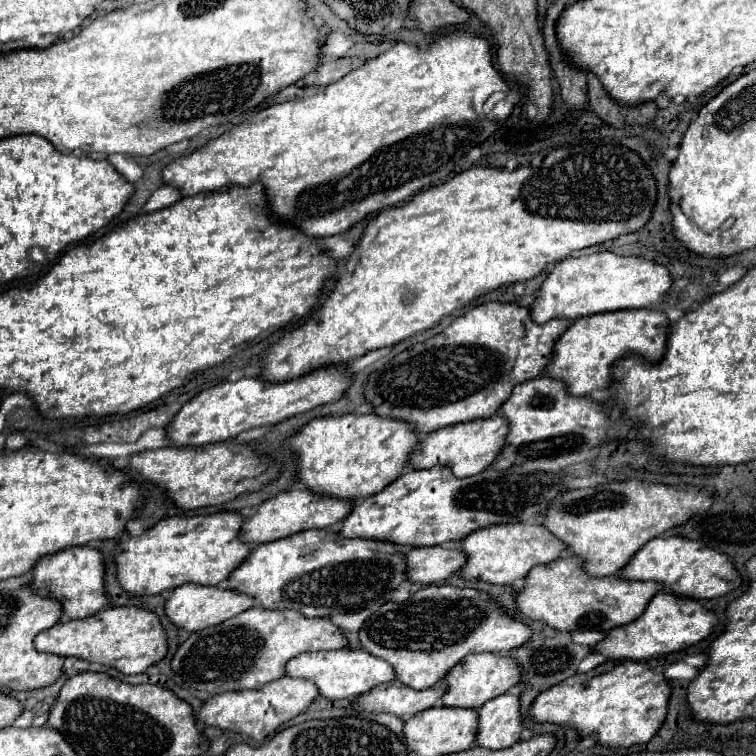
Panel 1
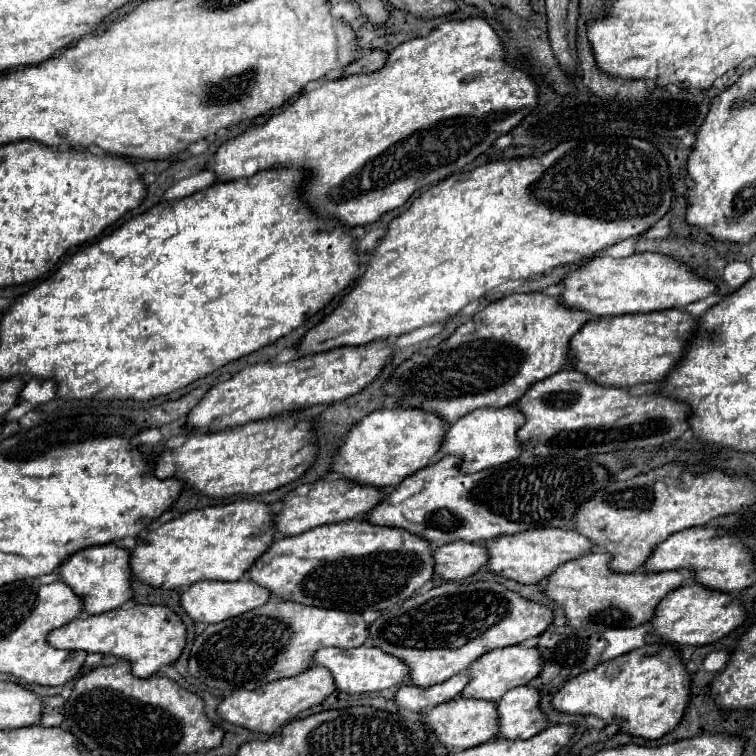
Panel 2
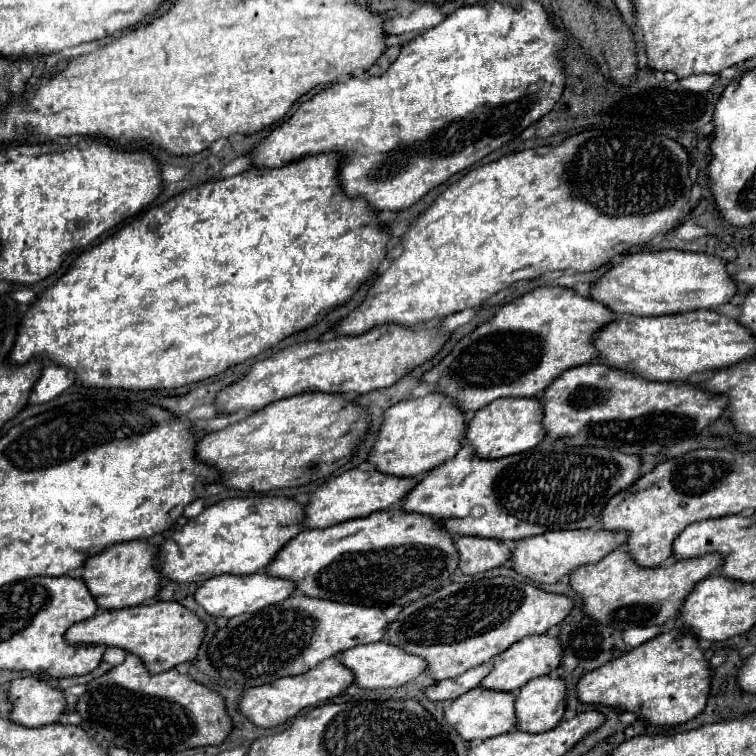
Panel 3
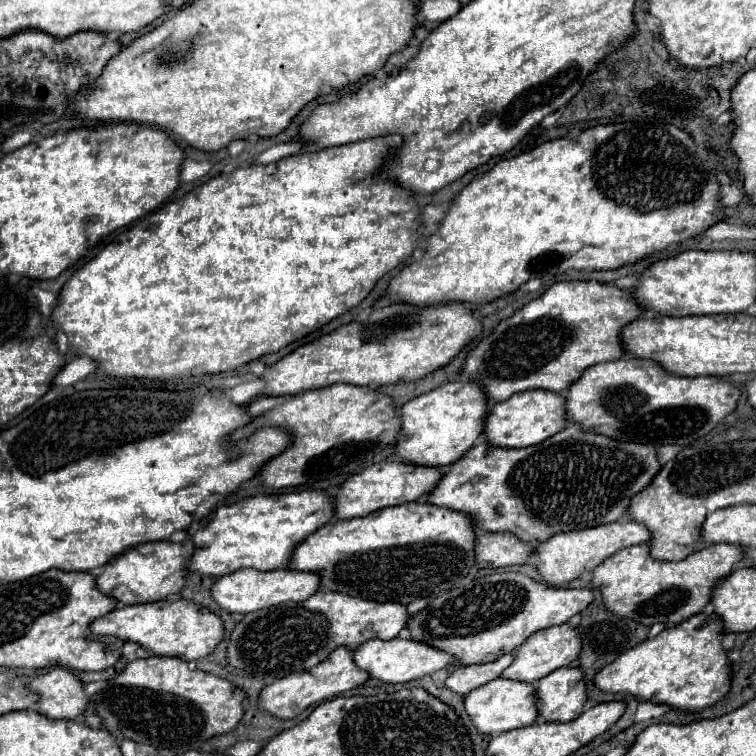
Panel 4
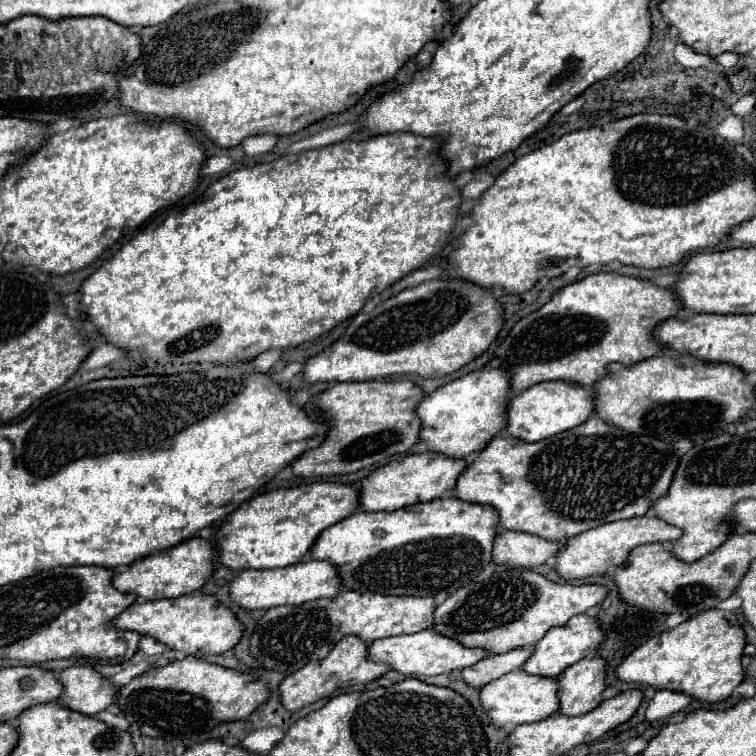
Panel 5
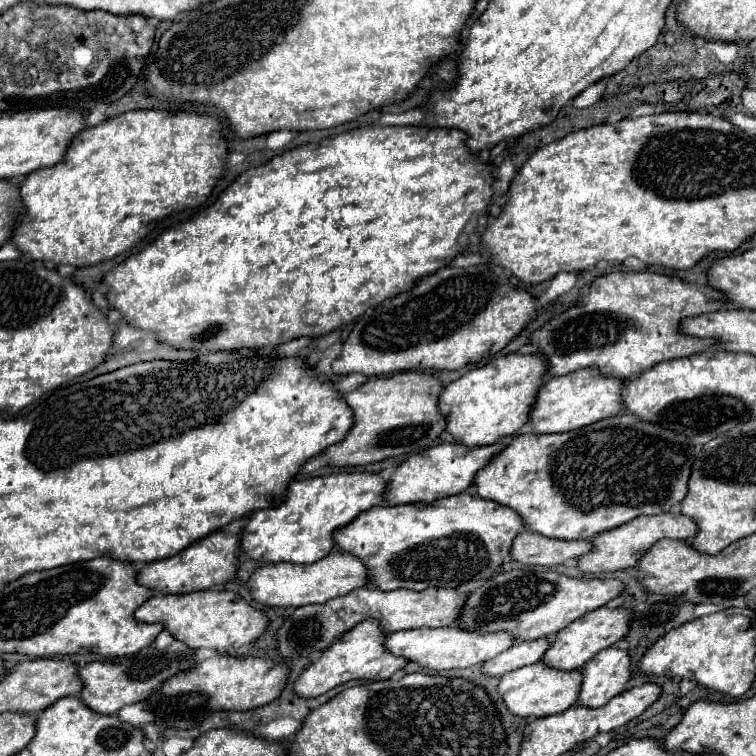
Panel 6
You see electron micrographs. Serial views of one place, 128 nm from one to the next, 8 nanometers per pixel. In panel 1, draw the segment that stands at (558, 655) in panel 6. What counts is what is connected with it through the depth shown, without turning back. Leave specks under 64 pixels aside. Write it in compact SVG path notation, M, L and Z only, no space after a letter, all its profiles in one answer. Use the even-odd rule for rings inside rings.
M470 654L460 664L456 664L444 678L448 682L448 692L442 696L444 706L458 706L458 708L480 708L488 700L506 694L512 686L520 682L520 664L512 660L512 656L500 654Z

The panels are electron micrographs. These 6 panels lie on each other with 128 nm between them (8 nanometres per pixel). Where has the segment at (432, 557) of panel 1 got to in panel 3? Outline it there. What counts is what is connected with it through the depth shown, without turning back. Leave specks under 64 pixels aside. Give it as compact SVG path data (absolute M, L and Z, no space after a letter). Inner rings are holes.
M460 536L456 538L456 546L460 552L460 570L464 574L480 574L498 568L512 556L508 544L496 538Z

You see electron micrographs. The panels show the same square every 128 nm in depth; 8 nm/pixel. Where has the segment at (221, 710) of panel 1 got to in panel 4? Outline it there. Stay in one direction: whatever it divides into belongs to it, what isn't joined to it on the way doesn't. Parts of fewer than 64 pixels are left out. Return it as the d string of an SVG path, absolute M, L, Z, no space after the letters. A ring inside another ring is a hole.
M336 648L336 652L332 652L328 656L328 660L314 666L312 670L288 674L288 676L276 680L274 684L270 684L262 690L260 708L264 712L270 712L270 714L278 716L278 718L296 718L300 712L304 712L312 704L324 702L324 700L334 698L334 696L338 696L346 690L362 686L370 676L362 668L356 668L352 656L354 656L354 652L350 648Z

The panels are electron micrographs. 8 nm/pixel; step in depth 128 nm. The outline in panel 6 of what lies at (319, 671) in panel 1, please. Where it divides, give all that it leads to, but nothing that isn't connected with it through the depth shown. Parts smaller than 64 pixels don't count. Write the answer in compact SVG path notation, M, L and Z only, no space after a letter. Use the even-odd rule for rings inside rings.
M446 626L446 628L416 628L416 630L404 630L404 632L392 632L386 640L386 648L396 654L404 656L412 662L418 662L426 670L452 670L452 668L468 668L474 664L482 664L500 652L508 650L516 638L510 632L468 632L458 626Z

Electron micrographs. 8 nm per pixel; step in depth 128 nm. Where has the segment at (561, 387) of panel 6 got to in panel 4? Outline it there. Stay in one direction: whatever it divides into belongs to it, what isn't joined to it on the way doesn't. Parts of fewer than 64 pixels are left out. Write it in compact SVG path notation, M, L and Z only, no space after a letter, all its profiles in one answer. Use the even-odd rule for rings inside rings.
M526 390L490 408L484 424L484 436L488 438L490 444L504 448L526 448L532 444L540 444L566 426L564 412L566 412L564 394L548 390Z

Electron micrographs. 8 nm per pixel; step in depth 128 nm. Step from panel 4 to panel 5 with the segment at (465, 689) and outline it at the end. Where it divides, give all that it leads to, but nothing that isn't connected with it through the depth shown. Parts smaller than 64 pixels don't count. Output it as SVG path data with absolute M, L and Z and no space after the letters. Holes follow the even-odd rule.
M530 646L530 648L514 648L514 650L504 652L504 654L486 656L478 664L464 668L462 678L474 688L482 688L492 680L496 680L496 678L500 678L500 676L504 676L504 674L508 674L512 670L522 668L526 664L526 660L532 656L532 652L534 652L534 646Z

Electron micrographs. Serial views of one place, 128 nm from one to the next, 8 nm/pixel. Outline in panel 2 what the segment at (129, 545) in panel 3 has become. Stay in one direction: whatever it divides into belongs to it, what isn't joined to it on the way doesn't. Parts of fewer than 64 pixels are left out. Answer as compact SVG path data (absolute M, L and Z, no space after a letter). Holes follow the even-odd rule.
M118 544L92 546L70 556L58 570L62 574L62 582L66 582L82 600L84 610L88 614L102 614L114 608L120 608L128 600L132 600L132 570L130 570L130 550Z

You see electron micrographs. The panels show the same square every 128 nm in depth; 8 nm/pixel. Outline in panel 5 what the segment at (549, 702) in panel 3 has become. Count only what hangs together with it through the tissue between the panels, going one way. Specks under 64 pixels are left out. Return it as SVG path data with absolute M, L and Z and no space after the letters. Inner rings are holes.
M600 656L584 658L576 664L572 664L560 678L560 714L566 716L580 716L590 710L594 710L602 702L602 692L606 690L606 660Z

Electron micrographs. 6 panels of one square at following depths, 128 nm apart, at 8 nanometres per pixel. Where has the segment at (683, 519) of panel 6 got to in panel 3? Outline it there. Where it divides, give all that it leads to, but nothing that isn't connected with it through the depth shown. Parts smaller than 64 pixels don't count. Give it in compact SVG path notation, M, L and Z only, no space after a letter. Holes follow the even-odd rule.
M556 530L540 536L524 538L516 542L512 548L514 570L532 580L534 584L554 584L560 578L572 574L576 568L586 564L596 564L600 558L610 554L612 550L624 546L628 540L628 532L608 532L608 530Z

